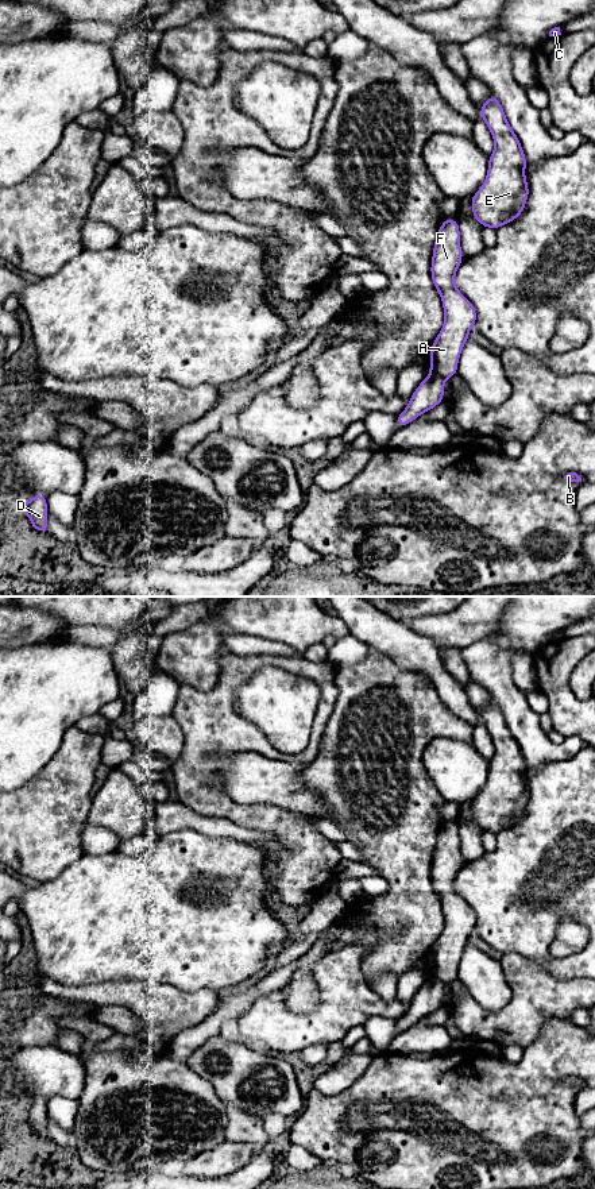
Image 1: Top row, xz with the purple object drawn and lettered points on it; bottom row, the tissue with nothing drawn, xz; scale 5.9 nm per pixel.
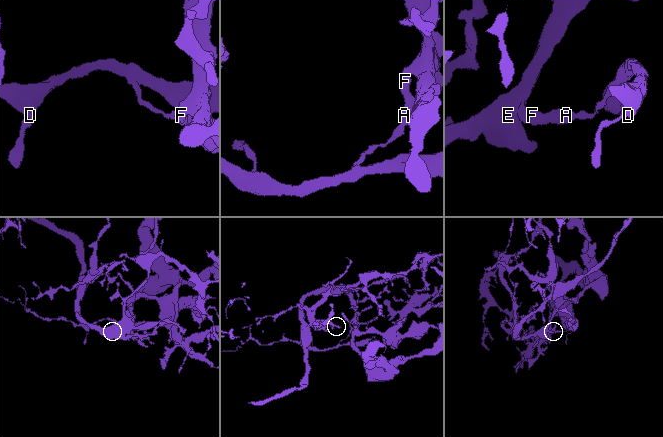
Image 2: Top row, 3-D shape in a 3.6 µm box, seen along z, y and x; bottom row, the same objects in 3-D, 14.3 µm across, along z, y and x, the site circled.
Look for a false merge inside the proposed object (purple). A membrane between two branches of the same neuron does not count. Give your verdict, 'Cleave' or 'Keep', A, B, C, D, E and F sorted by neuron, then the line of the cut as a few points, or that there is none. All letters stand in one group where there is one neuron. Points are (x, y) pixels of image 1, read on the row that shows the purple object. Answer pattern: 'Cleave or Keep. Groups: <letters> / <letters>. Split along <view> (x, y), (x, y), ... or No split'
Cleave. Groups: A C E F / B D. Split along xz (431, 373), (444, 378)

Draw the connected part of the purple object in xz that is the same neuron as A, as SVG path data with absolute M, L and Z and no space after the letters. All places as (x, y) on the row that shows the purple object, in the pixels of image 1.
M444 219L436 233L430 274L438 290L445 323L430 348L430 374L451 378L457 374L457 362L470 329L476 324L475 306L455 286L455 274L463 262L459 220Z

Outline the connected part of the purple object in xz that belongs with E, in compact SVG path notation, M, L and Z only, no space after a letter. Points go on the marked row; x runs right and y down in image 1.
M490 93L479 111L491 131L495 150L488 157L487 178L471 197L471 206L482 227L497 229L523 212L529 197L525 178L528 162L497 97Z

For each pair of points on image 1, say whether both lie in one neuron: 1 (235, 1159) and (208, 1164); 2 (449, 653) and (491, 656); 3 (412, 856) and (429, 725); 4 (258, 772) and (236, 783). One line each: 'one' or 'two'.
1: one
2: two
3: one
4: one

